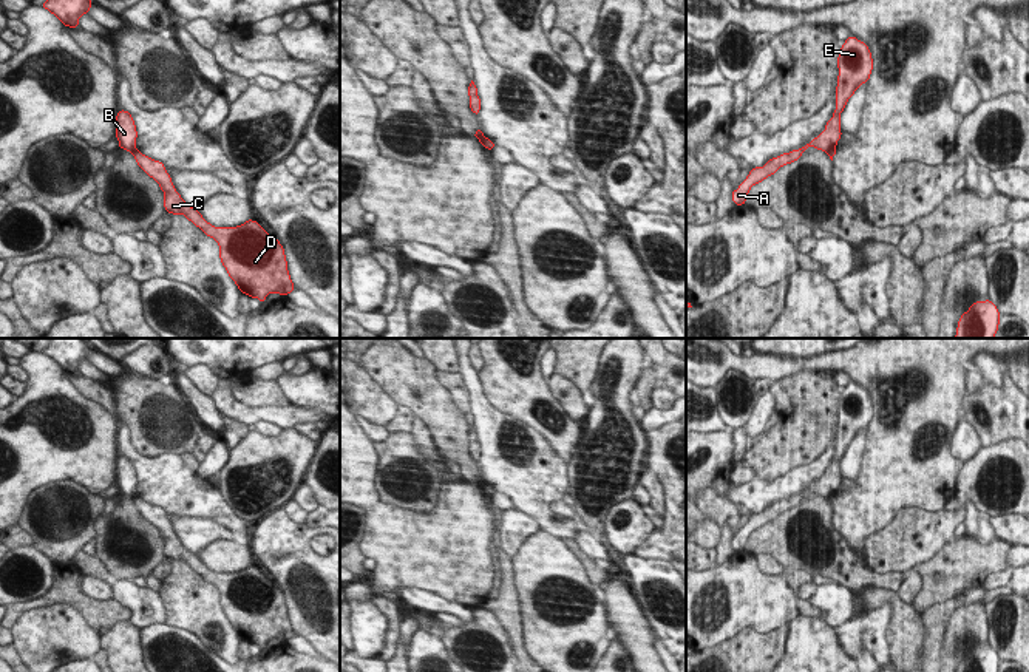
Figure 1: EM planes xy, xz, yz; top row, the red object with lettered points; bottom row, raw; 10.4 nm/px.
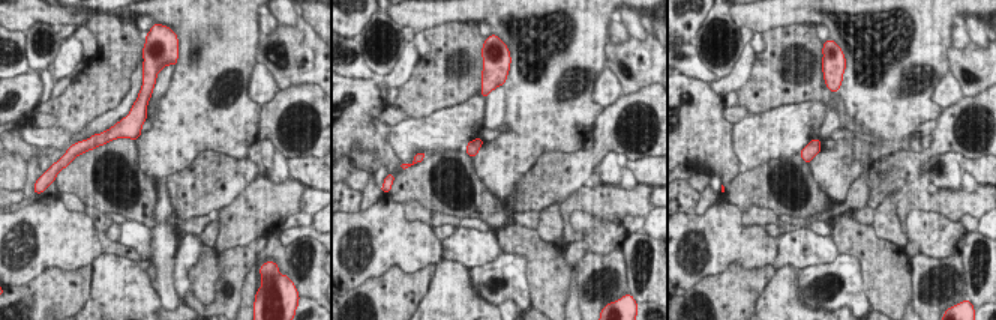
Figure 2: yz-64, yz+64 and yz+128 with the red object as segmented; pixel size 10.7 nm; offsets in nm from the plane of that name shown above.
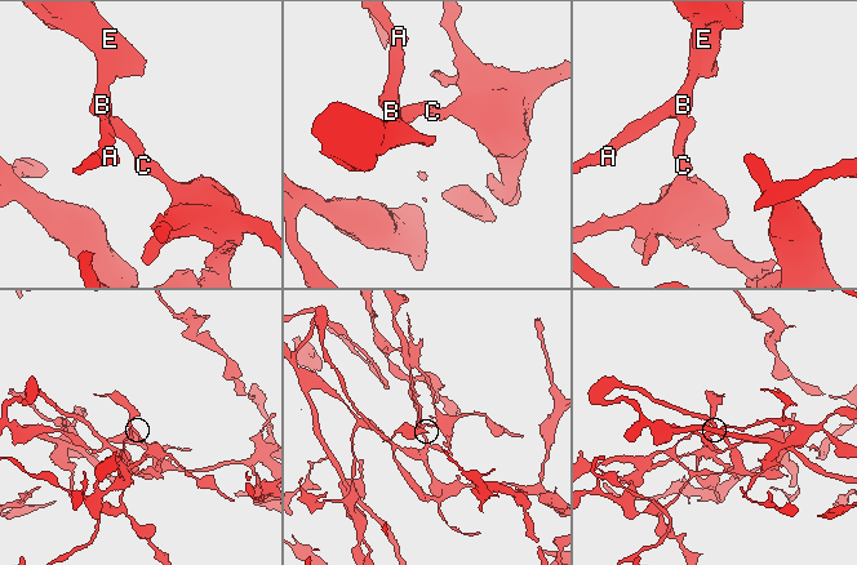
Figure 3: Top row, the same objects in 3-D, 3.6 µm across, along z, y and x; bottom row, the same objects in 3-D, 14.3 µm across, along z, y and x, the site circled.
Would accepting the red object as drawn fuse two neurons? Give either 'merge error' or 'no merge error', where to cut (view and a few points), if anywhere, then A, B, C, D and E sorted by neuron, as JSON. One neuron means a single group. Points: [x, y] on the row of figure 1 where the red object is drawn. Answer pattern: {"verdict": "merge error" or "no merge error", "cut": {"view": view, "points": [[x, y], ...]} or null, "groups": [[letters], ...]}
{"verdict": "merge error", "cut": {"view": "xy", "points": [[135, 149], [130, 152]]}, "groups": [["A", "B", "E"], ["C", "D"]]}

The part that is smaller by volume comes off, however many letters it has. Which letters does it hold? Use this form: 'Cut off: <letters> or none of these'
Cut off: C, D

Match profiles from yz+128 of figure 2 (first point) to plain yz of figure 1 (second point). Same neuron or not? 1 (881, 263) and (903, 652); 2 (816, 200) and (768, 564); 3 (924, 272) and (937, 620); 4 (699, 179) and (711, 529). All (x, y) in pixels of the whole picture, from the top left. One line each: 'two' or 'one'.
1: one
2: two
3: two
4: one

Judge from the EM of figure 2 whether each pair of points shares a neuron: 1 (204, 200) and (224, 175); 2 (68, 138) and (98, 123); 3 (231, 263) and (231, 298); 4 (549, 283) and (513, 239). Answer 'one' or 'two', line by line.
1: one
2: one
3: one
4: one

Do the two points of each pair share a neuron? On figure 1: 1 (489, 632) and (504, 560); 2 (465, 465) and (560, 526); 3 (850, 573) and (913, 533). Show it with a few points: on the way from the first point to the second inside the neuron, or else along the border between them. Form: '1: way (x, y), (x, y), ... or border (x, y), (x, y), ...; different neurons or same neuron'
1: border (485, 606), (495, 615), (509, 640); different neurons
2: border (476, 462), (481, 473); different neurons
3: border (869, 566), (876, 572), (903, 573); different neurons

